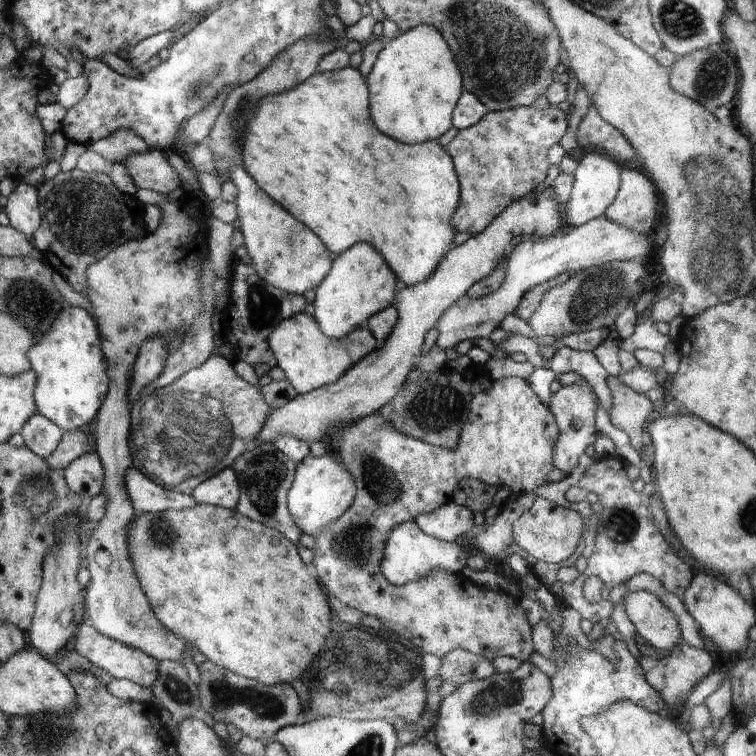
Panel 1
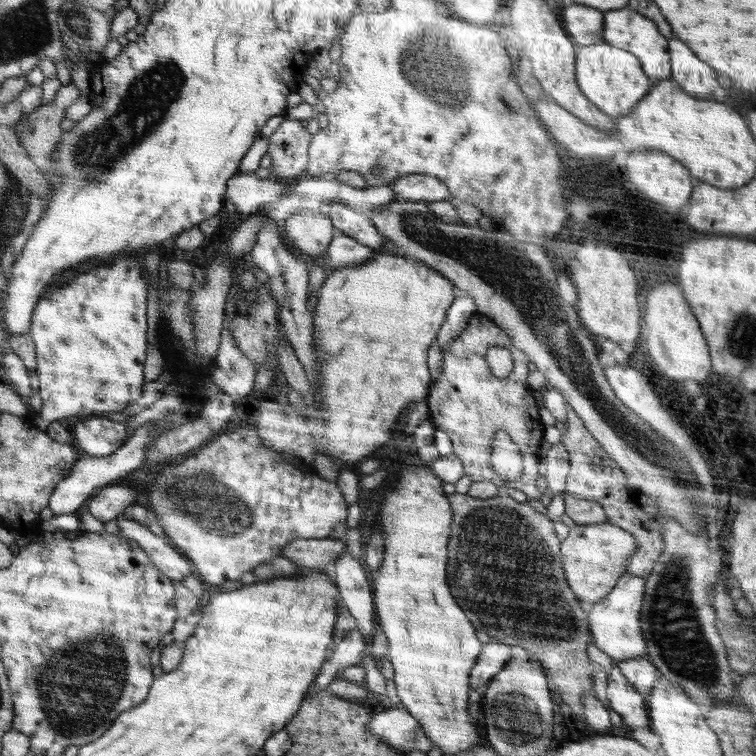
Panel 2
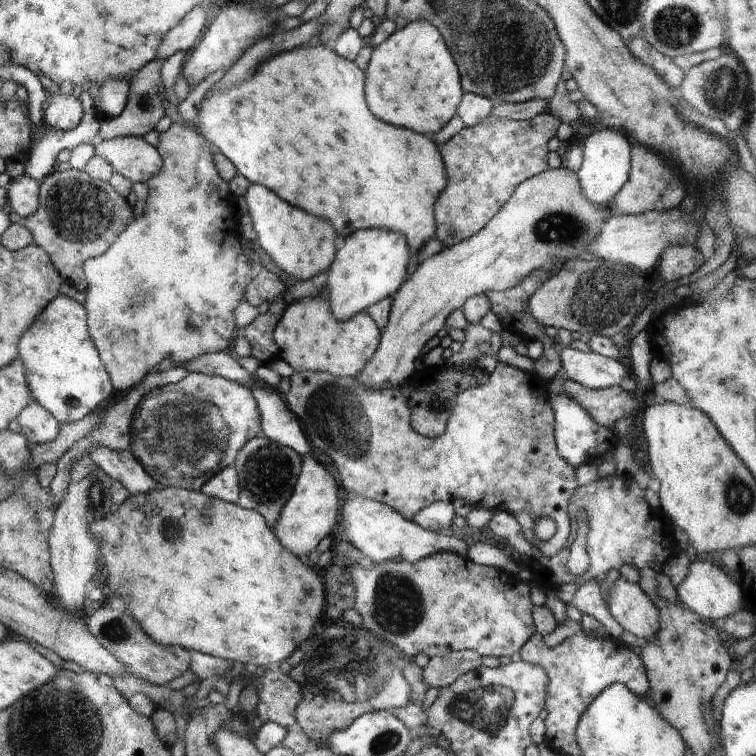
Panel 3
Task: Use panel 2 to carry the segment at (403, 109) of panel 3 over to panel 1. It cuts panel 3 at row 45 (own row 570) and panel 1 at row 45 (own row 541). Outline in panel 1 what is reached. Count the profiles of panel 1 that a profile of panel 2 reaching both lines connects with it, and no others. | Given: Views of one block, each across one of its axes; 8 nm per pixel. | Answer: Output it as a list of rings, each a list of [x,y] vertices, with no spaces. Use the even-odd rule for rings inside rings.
[[[420,24],[392,38],[365,78],[370,90],[370,116],[382,134],[406,144],[420,144],[439,139],[452,128],[452,113],[464,91],[462,75],[435,26]]]

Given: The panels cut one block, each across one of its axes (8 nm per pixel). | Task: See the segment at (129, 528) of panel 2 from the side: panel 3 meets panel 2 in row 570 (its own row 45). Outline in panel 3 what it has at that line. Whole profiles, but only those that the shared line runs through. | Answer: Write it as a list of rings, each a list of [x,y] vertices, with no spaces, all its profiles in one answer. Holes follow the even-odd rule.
[[[205,6],[190,10],[174,26],[168,30],[164,40],[160,40],[156,52],[156,60],[165,60],[177,52],[185,52],[187,55],[197,46],[202,38],[204,26],[207,26],[207,12]]]

